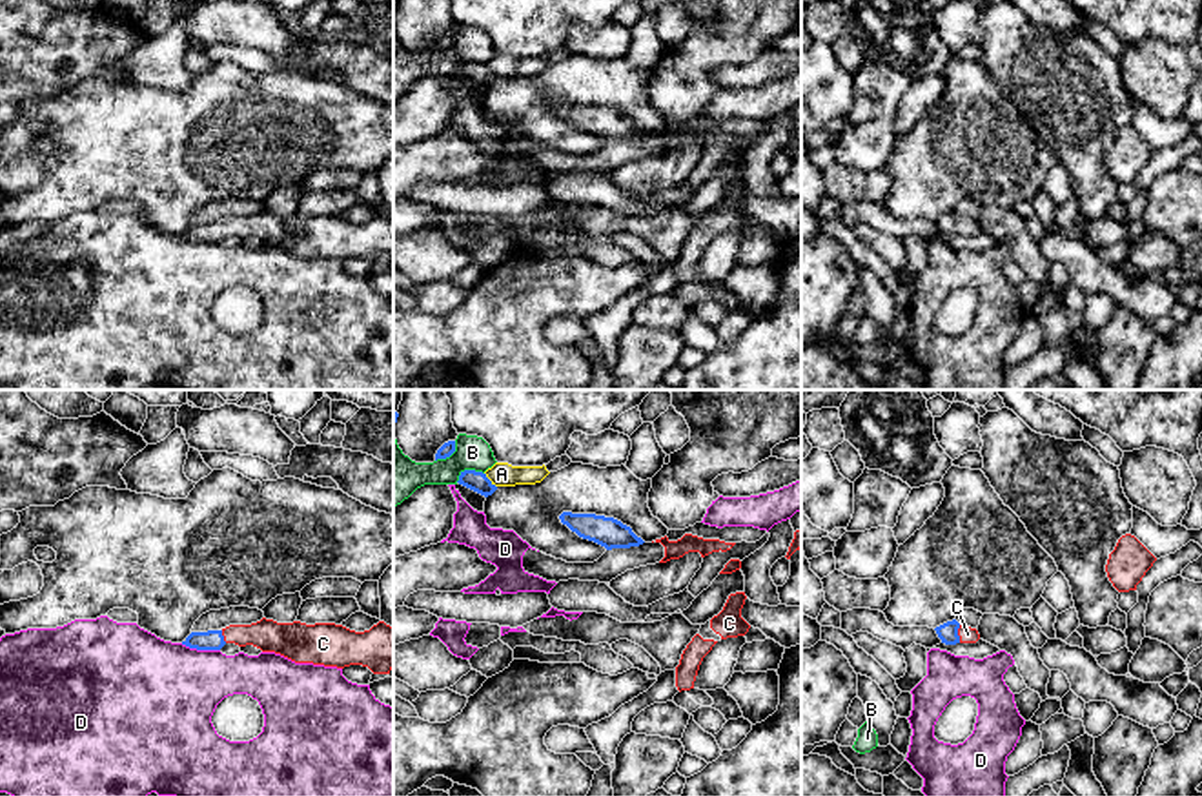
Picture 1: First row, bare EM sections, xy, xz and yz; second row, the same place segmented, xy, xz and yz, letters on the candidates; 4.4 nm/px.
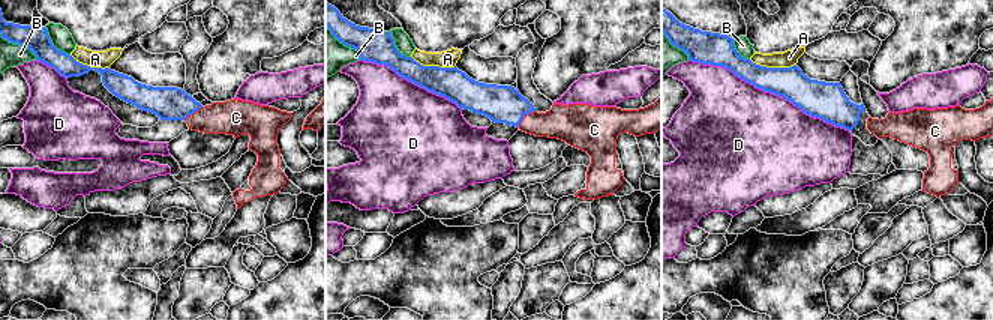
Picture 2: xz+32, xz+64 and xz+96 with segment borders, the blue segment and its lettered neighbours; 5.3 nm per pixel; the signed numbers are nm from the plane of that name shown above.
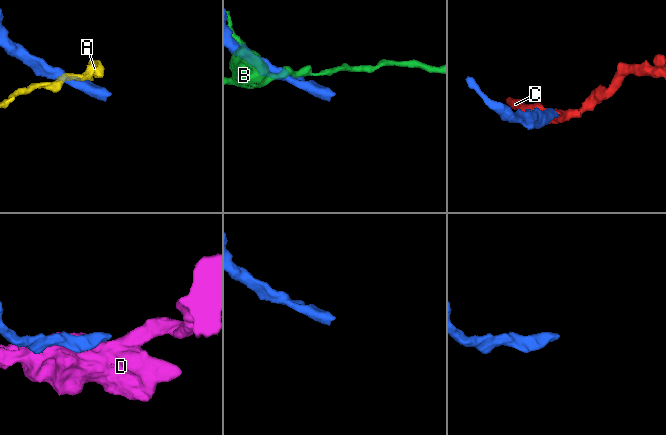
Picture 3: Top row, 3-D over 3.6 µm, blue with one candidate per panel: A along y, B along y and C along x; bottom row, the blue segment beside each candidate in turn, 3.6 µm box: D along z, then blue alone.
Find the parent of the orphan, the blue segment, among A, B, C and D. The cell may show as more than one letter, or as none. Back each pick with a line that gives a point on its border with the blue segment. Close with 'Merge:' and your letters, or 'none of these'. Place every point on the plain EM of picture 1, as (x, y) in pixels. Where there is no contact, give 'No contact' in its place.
C: Touches blue at yz (957, 226)
Merge: C

